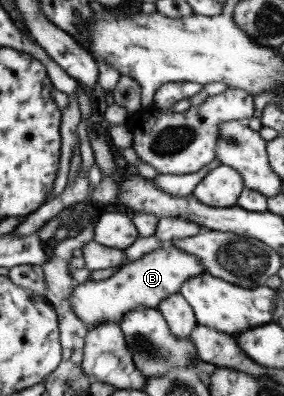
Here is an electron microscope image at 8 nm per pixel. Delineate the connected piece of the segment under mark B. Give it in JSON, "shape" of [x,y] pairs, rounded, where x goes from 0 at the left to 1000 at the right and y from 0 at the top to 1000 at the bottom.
{"shape":[[[585,616],[560,629],[539,629],[532,639],[511,639],[496,654],[426,674],[370,707],[299,707],[257,722],[236,760],[250,785],[271,795],[271,806],[285,806],[313,828],[363,811],[415,818],[426,811],[426,795],[482,775],[549,780],[567,755],[627,740],[651,707],[715,689],[715,674],[673,639],[651,639],[616,619]]]}

